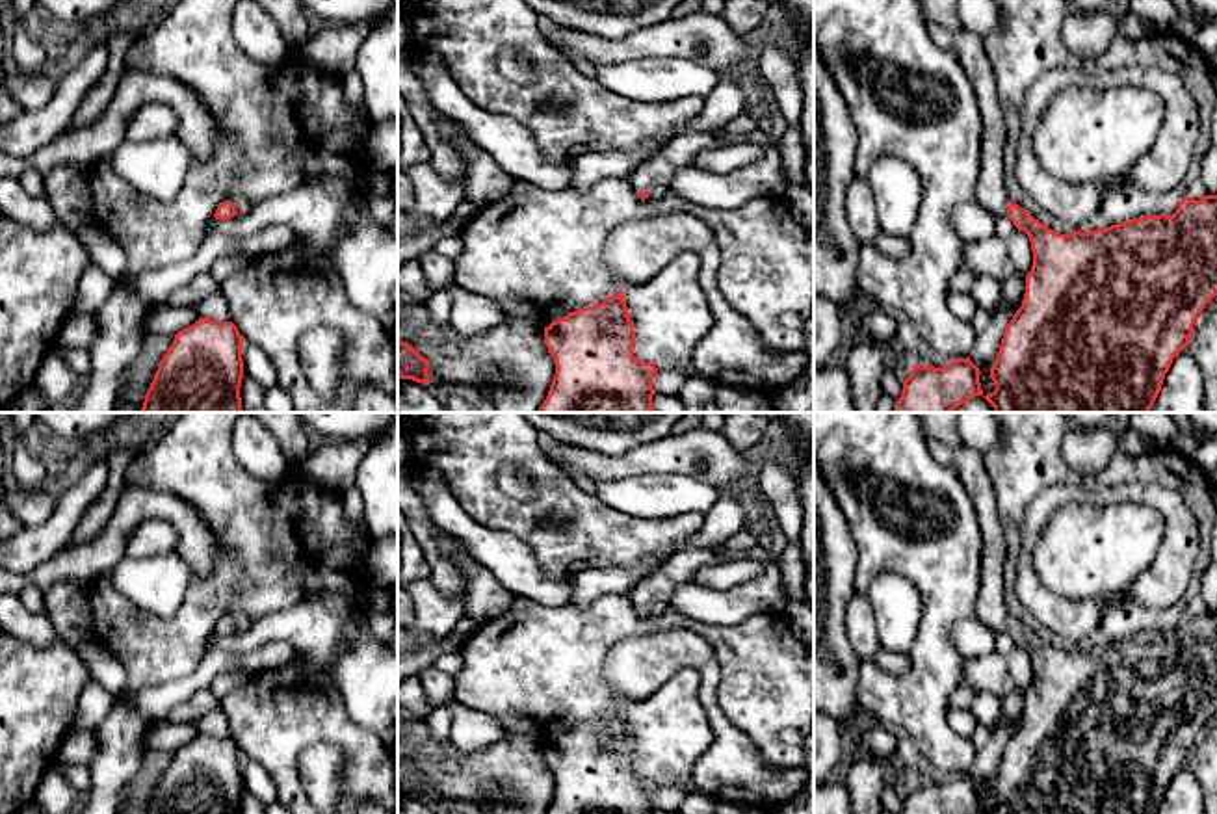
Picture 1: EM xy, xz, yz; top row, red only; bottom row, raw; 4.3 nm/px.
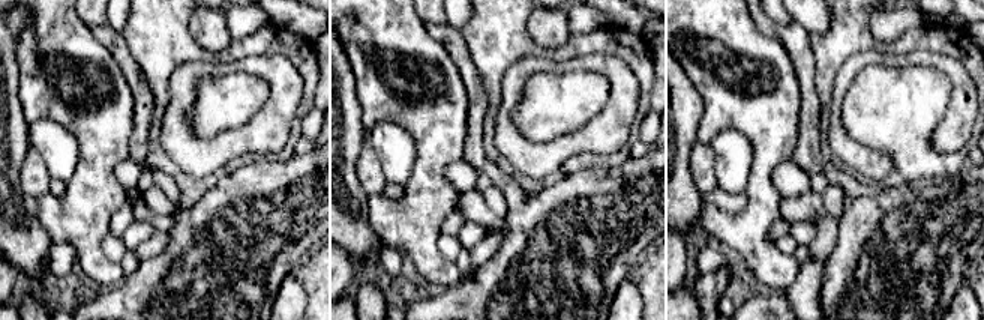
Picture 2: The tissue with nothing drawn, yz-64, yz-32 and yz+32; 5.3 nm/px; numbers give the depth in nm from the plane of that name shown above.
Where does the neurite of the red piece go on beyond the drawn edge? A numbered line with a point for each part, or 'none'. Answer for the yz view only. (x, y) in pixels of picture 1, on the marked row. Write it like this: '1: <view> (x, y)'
1: yz (968, 49)

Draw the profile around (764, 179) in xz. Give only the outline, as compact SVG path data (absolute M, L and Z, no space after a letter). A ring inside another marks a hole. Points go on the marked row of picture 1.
M779 143L764 147L764 156L726 175L697 167L678 169L669 186L674 195L708 208L739 208L751 199L782 199L788 184L780 167Z

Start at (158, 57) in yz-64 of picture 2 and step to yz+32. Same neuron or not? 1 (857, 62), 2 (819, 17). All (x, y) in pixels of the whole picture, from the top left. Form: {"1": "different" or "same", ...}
{"1": "different", "2": "different"}

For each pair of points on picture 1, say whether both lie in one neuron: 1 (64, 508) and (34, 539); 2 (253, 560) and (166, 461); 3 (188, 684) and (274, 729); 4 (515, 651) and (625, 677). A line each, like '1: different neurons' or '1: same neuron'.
1: same neuron
2: same neuron
3: different neurons
4: different neurons

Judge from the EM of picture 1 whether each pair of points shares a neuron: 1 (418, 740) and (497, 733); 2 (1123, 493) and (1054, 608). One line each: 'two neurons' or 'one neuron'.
1: two neurons
2: one neuron

